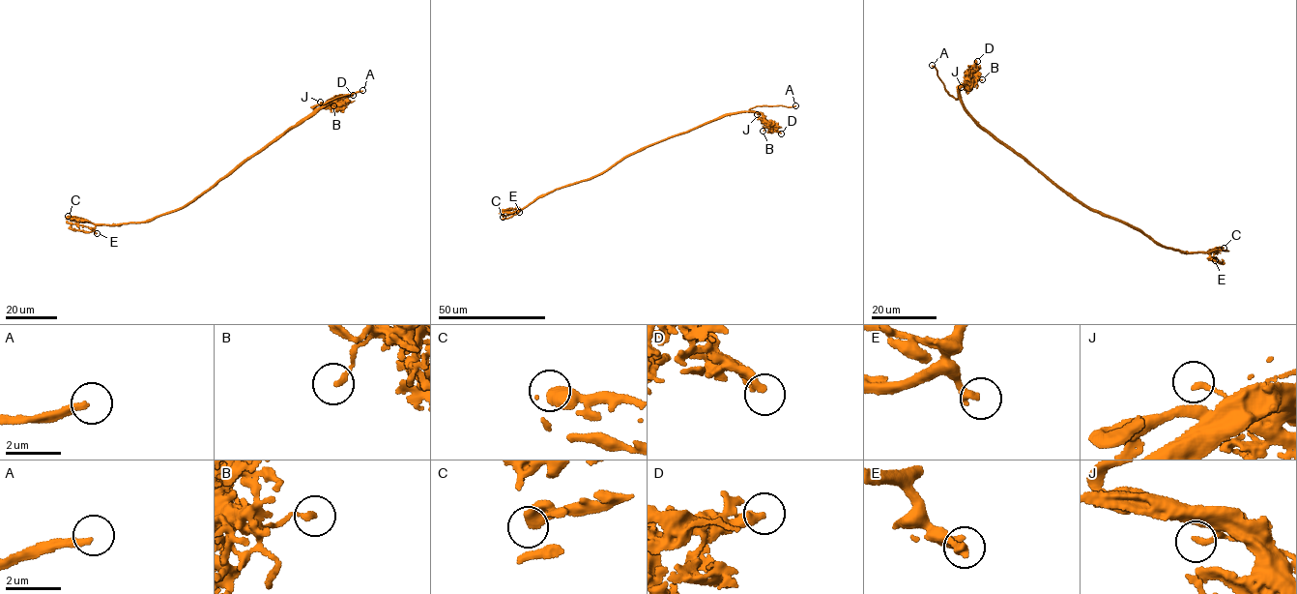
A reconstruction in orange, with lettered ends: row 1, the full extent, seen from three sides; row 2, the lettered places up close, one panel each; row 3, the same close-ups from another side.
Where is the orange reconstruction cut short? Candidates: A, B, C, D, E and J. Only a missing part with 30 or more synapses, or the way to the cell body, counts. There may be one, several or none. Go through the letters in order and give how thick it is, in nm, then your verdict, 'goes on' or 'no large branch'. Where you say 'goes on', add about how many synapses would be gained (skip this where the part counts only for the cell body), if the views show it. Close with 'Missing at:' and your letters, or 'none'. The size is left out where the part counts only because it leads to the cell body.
A: 240 nm thick; goes on
B: 180 nm thick; no large branch
C: 480 nm thick; no large branch
D: 320 nm thick; no large branch
E: 280 nm thick; no large branch
J: 170 nm thick; no large branch
Missing at: A

